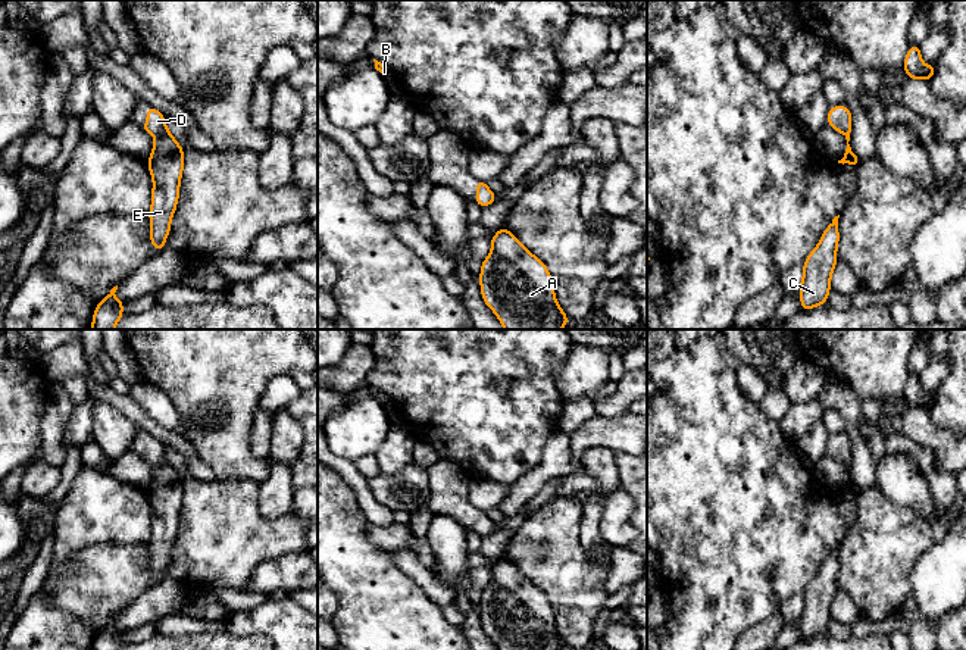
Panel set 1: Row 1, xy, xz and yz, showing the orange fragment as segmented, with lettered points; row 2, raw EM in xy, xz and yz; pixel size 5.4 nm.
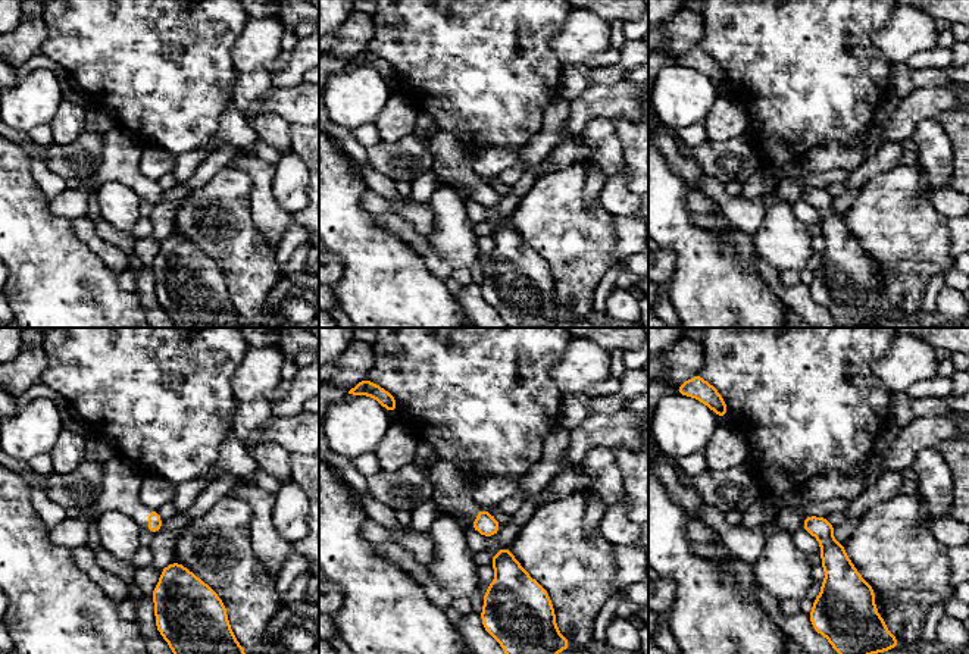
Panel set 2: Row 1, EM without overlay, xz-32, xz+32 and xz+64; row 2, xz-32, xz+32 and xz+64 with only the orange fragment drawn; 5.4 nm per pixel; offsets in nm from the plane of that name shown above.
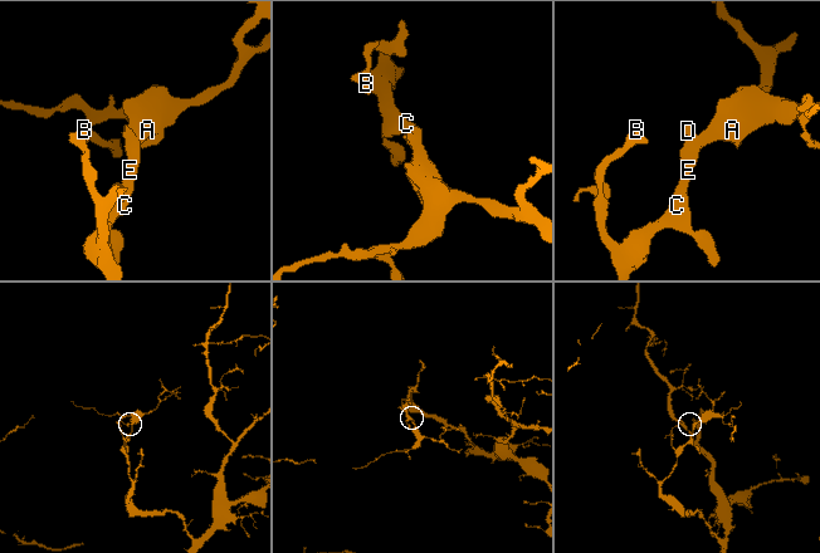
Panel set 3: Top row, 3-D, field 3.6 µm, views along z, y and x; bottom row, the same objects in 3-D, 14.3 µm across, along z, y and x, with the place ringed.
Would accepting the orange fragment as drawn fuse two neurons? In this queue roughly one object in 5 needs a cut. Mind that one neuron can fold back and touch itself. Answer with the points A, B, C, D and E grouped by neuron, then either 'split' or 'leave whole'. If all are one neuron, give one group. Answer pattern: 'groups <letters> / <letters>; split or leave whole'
groups A B C D E; leave whole

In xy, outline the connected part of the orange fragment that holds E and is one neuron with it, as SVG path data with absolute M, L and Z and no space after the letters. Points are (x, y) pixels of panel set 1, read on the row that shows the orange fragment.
M150 104L147 106L147 121L141 128L156 138L147 160L153 179L149 218L150 243L157 251L162 251L179 200L184 150L168 131L165 116Z

